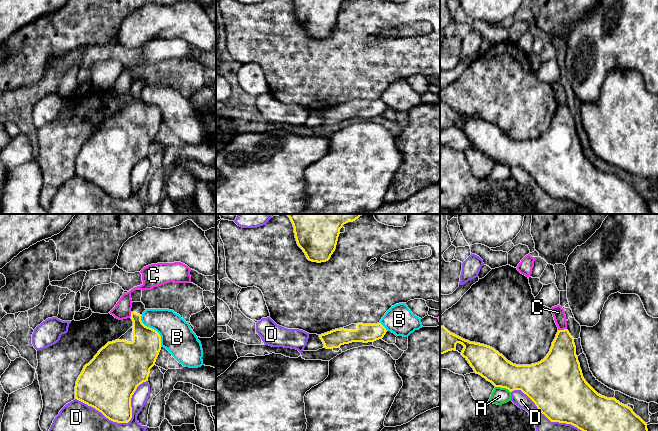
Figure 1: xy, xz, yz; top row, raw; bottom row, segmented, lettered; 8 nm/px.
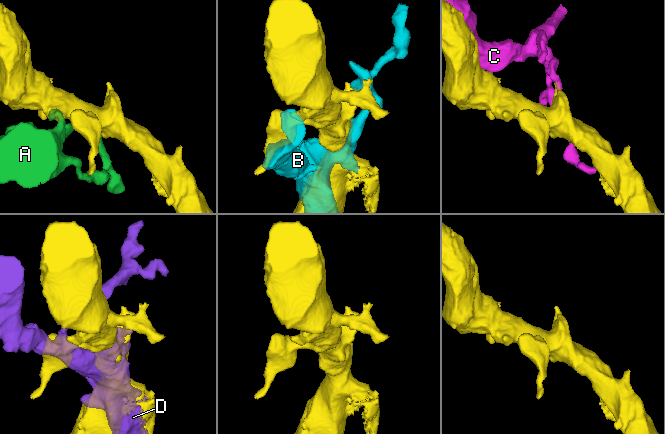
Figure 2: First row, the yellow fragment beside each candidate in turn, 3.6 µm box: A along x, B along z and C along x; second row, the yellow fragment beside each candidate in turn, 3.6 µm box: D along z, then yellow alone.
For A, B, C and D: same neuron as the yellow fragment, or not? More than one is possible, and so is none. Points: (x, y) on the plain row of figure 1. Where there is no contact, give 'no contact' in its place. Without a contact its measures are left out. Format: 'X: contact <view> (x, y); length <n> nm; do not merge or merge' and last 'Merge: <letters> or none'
A: contact yz (503, 163); length 140 nm; do not merge
B: contact xy (153, 105); length 300 nm; do not merge
C: contact yz (562, 106); length 70 nm; do not merge
D: contact xy (123, 198); length 600 nm; do not merge
Merge: none

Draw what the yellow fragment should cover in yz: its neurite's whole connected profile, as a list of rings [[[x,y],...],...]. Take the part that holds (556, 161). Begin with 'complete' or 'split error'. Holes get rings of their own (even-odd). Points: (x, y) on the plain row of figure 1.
complete | [[[440,101],[440,131],[448,127],[456,127],[457,119],[464,122],[461,131],[468,137],[476,150],[481,151],[495,163],[506,164],[510,168],[521,166],[551,198],[571,200],[594,214],[651,214],[647,200],[630,183],[615,174],[607,174],[598,170],[586,158],[576,131],[574,114],[567,105],[558,106],[547,132],[540,138],[531,141],[513,140],[494,124],[465,116]]]

